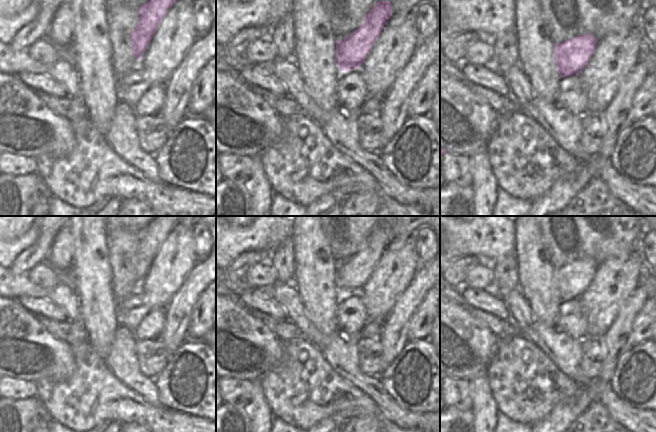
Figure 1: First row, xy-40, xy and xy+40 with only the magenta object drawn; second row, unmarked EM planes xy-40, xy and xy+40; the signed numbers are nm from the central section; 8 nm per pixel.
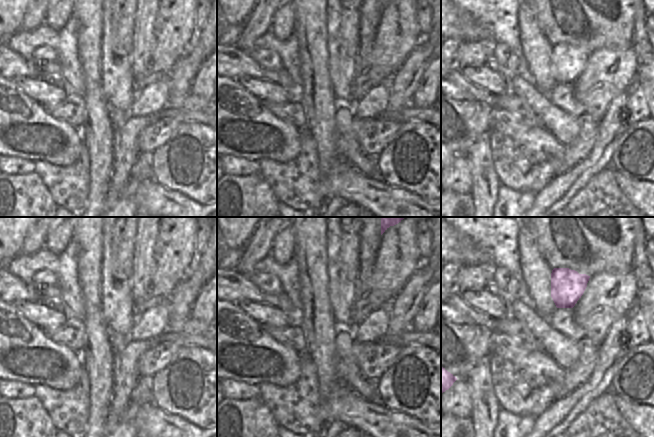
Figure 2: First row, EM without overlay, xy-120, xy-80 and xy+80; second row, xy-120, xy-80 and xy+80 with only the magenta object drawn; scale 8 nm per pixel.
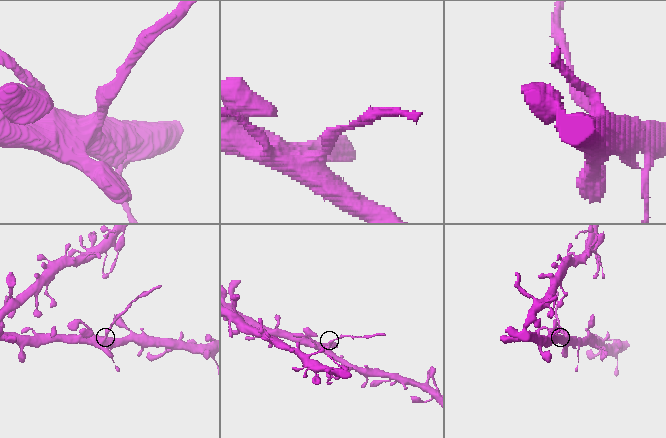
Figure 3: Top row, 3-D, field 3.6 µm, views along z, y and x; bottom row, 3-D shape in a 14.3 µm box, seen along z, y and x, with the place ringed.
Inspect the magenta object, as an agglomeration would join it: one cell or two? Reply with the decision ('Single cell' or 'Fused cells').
Fused cells.

